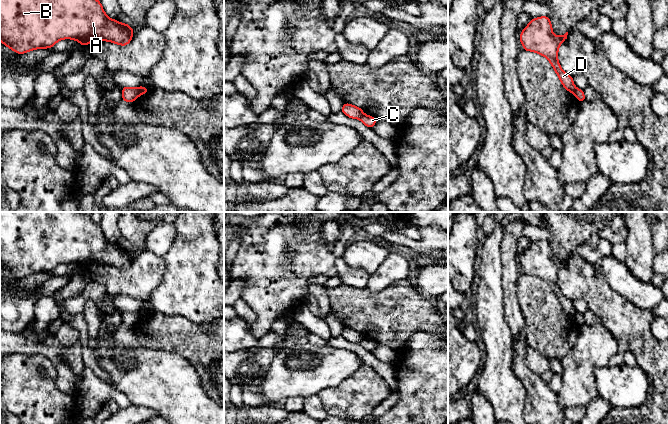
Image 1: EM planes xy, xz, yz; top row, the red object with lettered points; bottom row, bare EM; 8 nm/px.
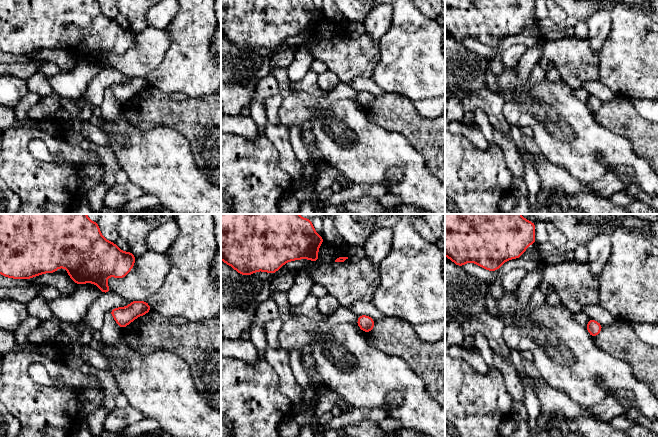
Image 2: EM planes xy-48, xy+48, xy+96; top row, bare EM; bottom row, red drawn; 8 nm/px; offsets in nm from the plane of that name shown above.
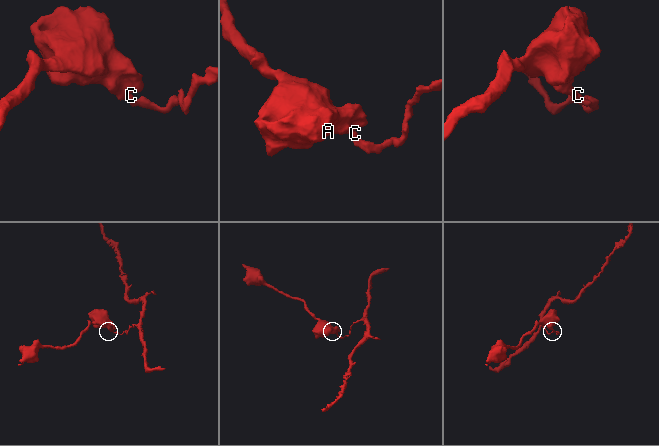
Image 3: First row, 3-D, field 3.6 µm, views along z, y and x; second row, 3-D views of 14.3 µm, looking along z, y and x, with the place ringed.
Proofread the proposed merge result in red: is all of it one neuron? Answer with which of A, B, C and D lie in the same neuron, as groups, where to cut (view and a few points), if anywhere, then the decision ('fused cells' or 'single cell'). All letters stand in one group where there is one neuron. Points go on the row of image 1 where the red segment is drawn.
groups A B D / C; cut yz (576, 88), (574, 93); fused cells

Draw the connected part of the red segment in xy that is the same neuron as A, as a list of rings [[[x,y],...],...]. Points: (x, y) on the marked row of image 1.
[[[0,0],[0,41],[17,54],[53,47],[59,40],[72,39],[88,46],[92,41],[108,41],[126,46],[134,30],[129,24],[113,20],[104,12],[100,0]]]

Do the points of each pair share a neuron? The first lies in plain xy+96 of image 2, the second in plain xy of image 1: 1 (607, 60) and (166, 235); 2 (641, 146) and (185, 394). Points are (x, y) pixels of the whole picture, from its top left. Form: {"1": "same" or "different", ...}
{"1": "different", "2": "different"}

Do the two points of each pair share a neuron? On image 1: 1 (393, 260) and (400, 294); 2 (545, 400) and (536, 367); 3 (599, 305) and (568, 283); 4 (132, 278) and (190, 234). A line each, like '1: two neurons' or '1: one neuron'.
1: two neurons
2: two neurons
3: one neuron
4: two neurons

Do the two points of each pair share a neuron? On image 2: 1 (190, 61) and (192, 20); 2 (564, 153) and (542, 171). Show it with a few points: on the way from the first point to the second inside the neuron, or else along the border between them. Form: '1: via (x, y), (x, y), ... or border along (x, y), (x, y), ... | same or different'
1: via (190, 51), (191, 30) | same
2: border along (543, 156), (551, 162), (563, 166), (572, 176) | different

